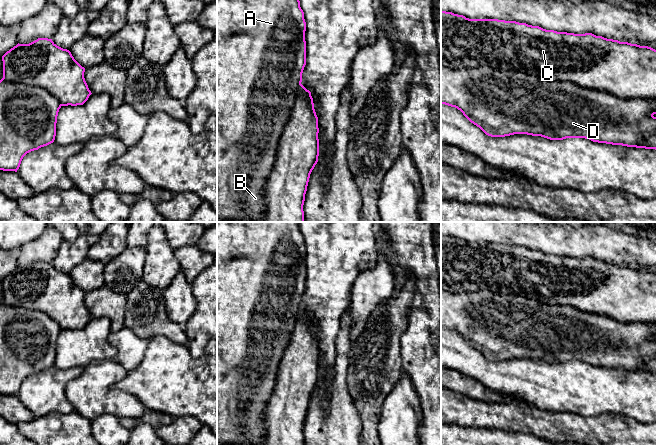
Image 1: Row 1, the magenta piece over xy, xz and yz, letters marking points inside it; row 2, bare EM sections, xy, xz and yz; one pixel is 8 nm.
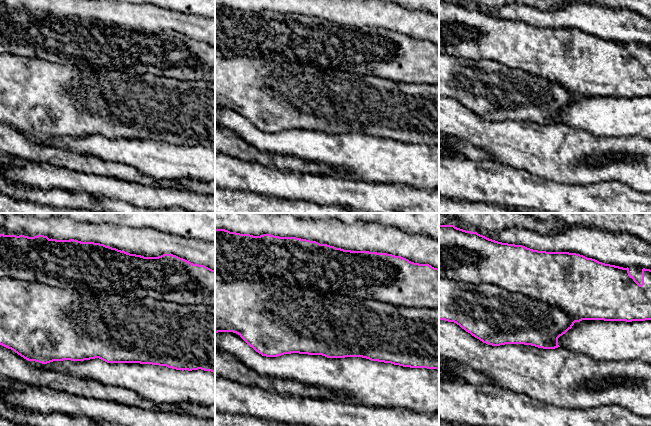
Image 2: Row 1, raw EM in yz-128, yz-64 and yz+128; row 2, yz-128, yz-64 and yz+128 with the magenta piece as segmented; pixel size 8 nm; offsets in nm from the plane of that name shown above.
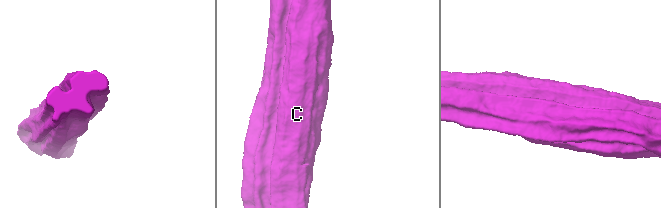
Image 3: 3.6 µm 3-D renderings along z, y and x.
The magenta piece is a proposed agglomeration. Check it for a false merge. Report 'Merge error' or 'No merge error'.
Merge error

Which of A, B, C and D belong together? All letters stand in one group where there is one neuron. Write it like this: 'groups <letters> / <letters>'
groups A B D / C

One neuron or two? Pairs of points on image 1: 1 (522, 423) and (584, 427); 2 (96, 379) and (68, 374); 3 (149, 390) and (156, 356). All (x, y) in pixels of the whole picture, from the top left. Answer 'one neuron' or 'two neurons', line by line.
1: one neuron
2: two neurons
3: one neuron

